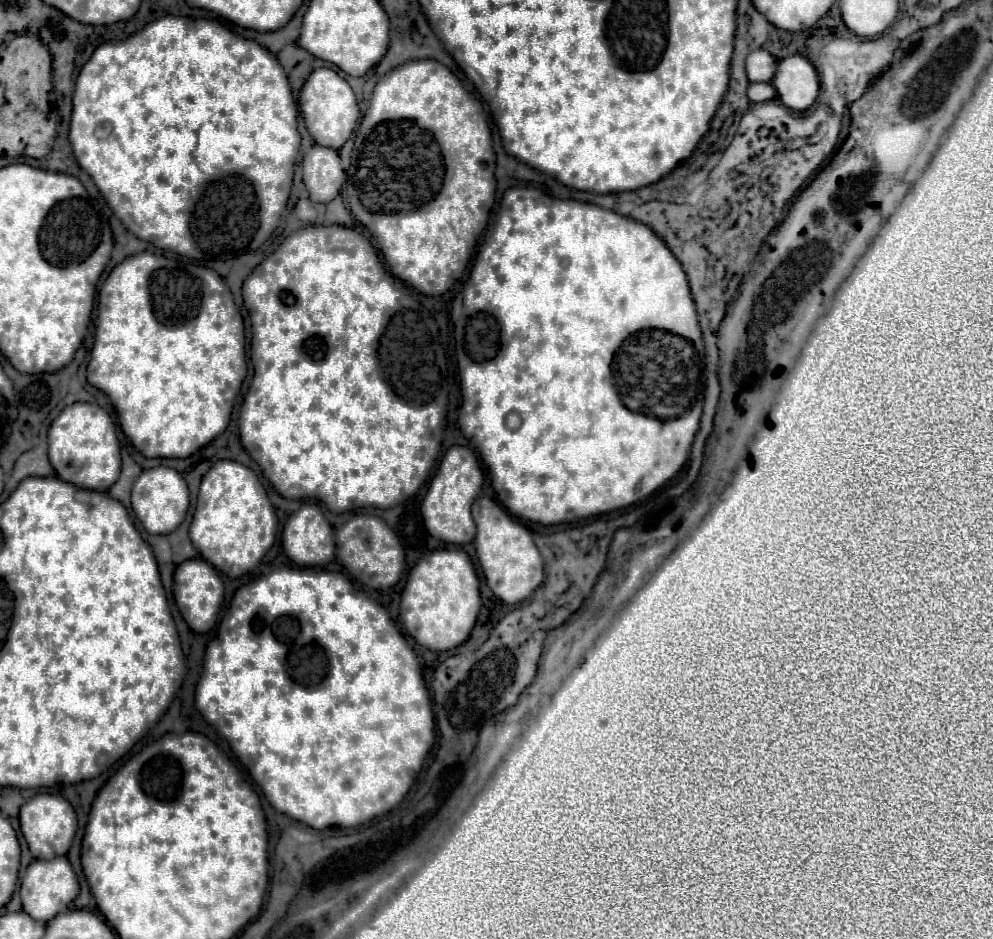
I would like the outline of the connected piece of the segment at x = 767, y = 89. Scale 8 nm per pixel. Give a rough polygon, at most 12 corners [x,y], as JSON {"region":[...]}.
{"region":[[752,83],[748,99],[764,103],[776,97],[772,83]]}

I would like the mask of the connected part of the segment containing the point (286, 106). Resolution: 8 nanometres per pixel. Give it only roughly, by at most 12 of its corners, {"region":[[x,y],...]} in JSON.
{"region":[[156,19],[78,75],[70,146],[138,239],[258,249],[290,195],[278,59]]}

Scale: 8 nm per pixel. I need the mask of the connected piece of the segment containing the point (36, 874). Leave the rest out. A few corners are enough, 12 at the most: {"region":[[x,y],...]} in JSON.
{"region":[[66,857],[34,859],[22,909],[36,921],[64,911],[80,887]]}

